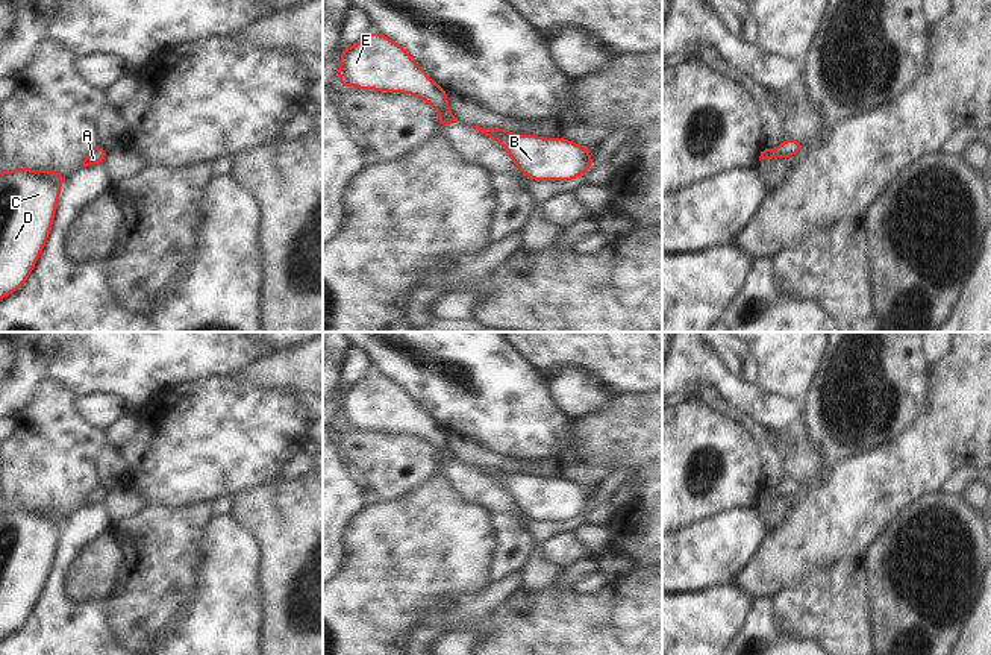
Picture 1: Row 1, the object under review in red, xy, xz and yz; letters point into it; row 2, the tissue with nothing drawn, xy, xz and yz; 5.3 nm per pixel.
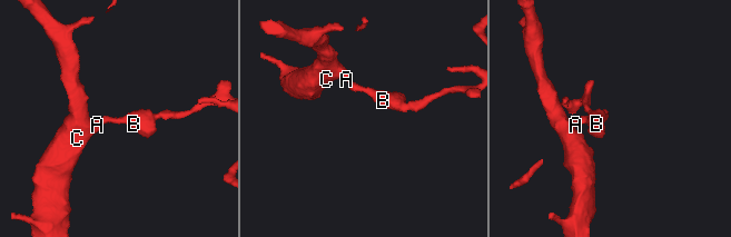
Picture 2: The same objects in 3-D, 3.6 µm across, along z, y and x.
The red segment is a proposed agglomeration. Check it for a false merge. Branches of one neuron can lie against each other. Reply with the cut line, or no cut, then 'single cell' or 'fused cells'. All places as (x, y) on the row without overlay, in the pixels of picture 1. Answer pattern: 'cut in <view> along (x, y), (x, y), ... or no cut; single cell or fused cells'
no cut; single cell

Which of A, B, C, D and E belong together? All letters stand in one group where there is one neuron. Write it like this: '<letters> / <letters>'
A B C D E

